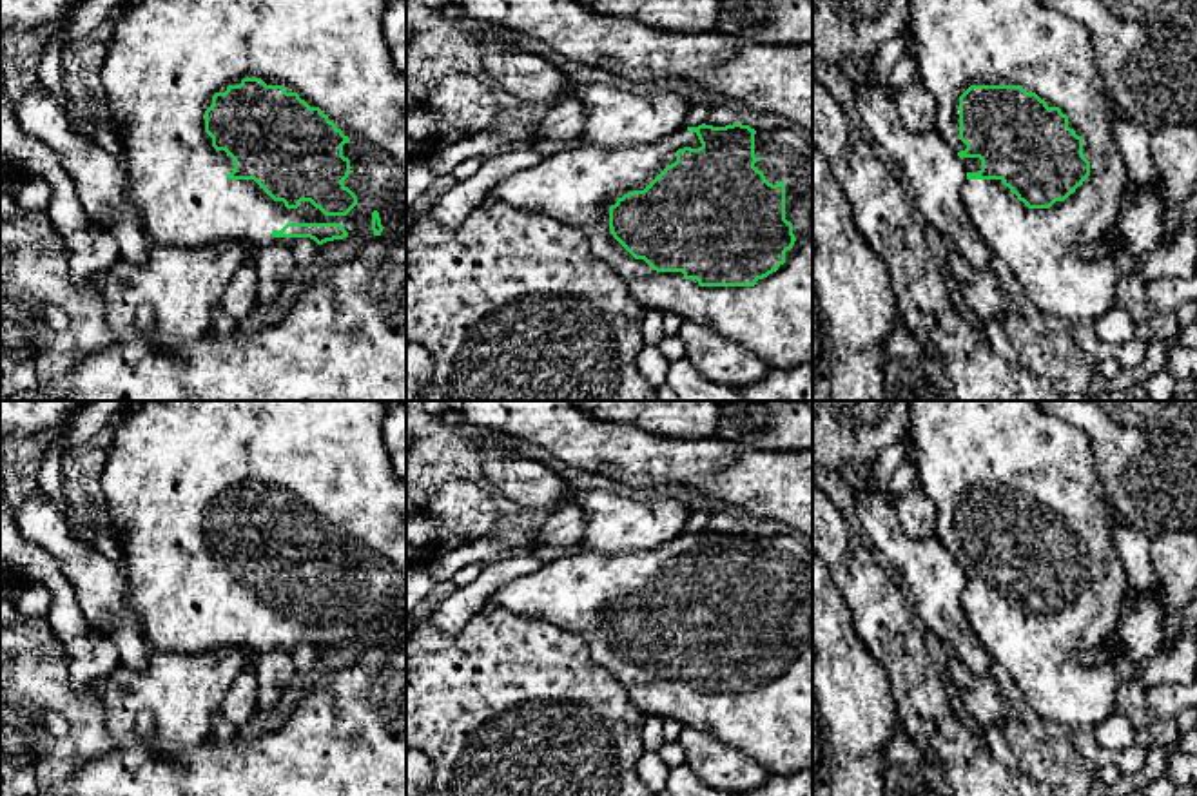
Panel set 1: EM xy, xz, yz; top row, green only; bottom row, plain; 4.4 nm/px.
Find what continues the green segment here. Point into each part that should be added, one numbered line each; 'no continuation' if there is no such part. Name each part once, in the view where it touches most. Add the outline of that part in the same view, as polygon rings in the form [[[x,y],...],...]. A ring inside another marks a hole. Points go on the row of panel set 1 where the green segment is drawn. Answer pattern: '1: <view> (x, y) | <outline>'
1: xz (773, 320) | [[[680,127],[653,145],[577,145],[504,178],[488,198],[579,228],[588,238],[593,254],[620,276],[644,310],[671,312],[733,339],[762,359],[767,368],[813,366],[813,140],[791,129],[756,131],[754,134],[758,158],[754,167],[769,183],[785,185],[785,219],[793,223],[796,238],[793,248],[785,252],[785,263],[758,279],[754,286],[700,286],[696,279],[686,279],[682,272],[657,272],[644,259],[635,259],[613,238],[609,207],[628,192],[644,190],[667,165],[676,161],[676,150],[684,147],[702,147],[696,132],[689,132],[687,127]]]

